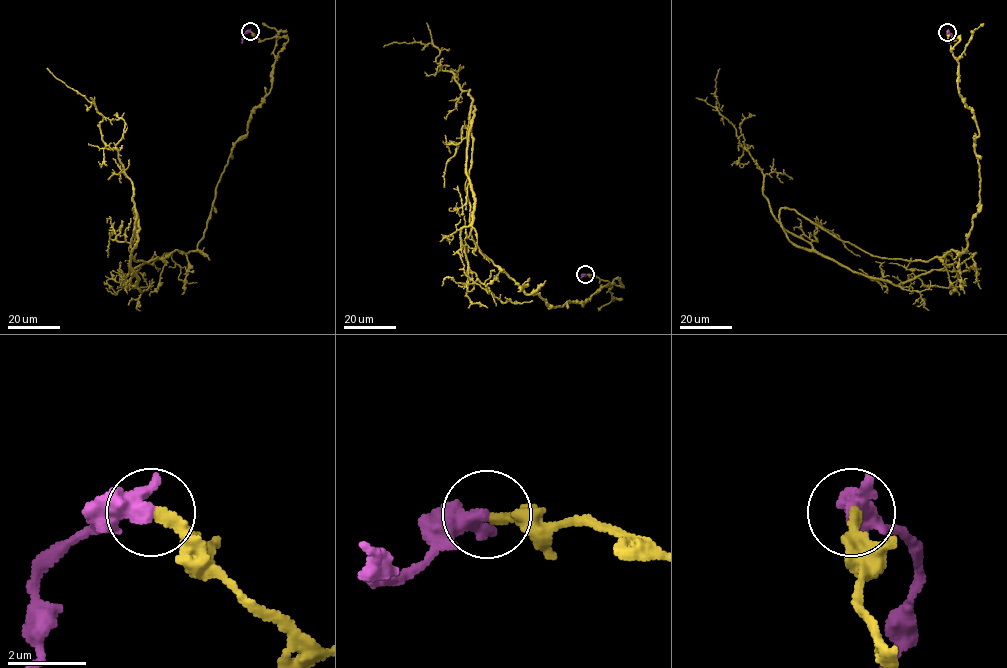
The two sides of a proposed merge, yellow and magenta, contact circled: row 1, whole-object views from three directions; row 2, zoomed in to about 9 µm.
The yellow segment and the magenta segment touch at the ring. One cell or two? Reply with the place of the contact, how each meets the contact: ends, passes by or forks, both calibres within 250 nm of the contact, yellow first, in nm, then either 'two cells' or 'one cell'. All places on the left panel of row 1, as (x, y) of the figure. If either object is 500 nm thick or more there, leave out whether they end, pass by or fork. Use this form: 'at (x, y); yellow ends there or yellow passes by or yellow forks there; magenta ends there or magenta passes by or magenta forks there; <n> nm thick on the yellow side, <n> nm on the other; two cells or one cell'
at (250, 31); yellow ends there; magenta passes by; 280 nm thick on the yellow side, 360 nm on the other; one cell

